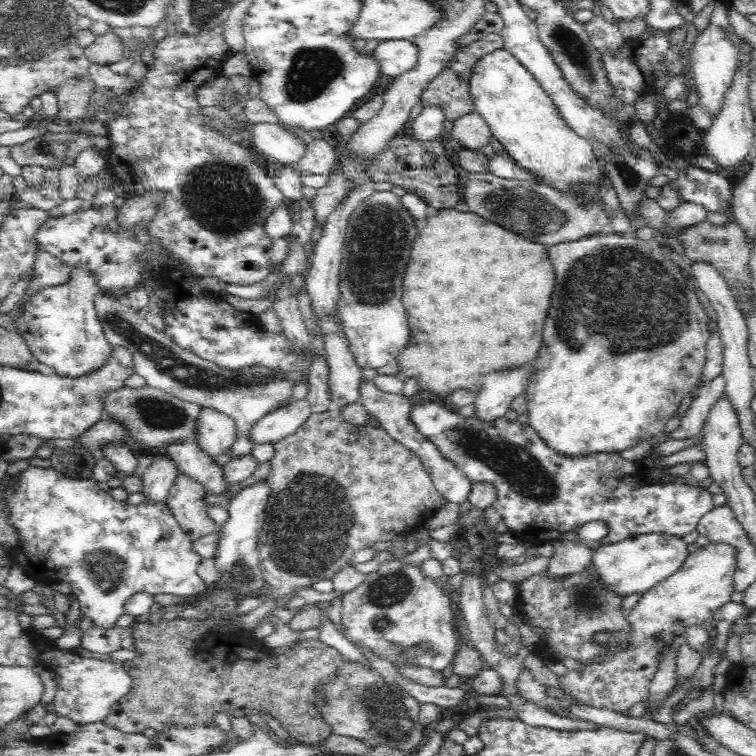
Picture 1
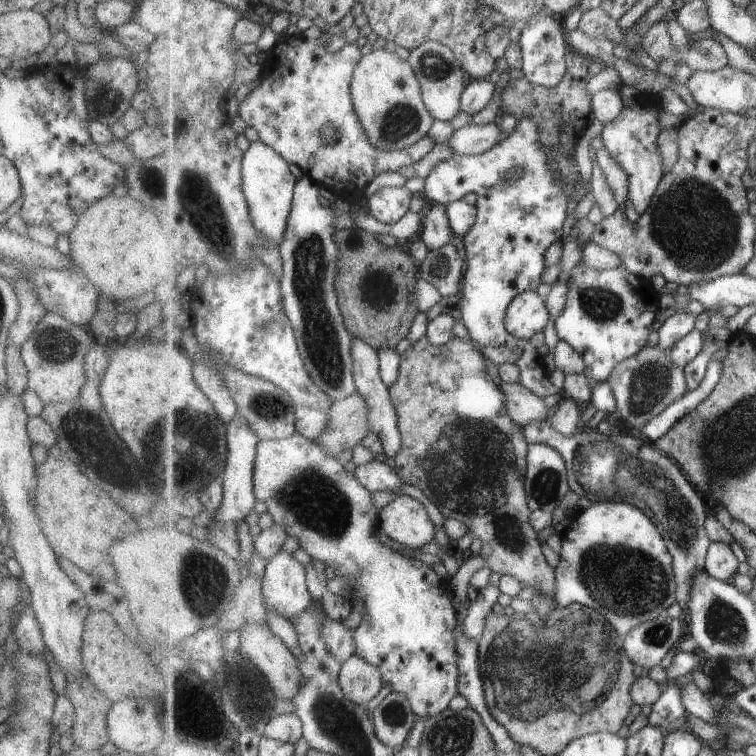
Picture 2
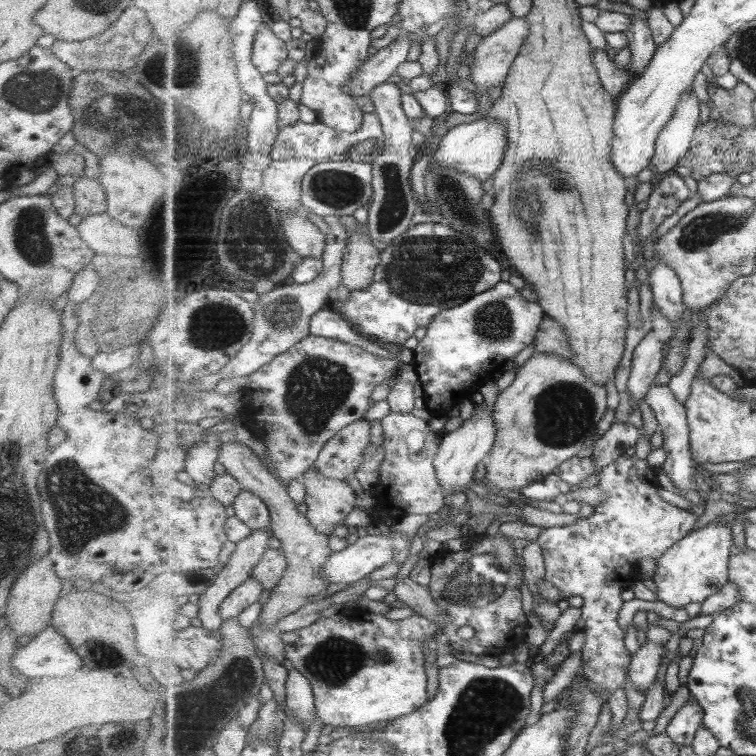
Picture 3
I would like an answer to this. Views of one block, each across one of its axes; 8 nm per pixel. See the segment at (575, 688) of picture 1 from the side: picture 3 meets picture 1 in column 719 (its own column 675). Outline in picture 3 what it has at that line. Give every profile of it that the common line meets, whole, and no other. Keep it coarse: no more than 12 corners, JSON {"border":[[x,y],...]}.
{"border":[[714,520],[657,560],[656,600],[705,603],[730,582],[733,532]]}

